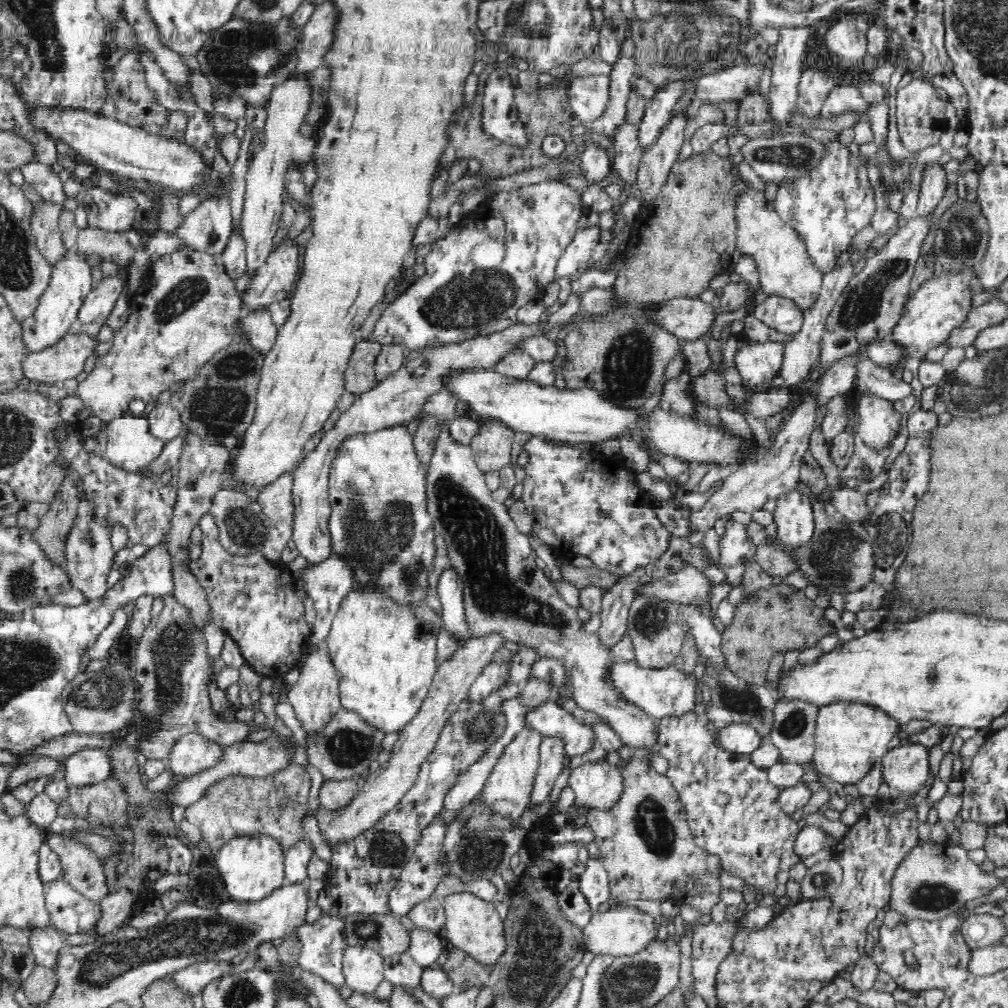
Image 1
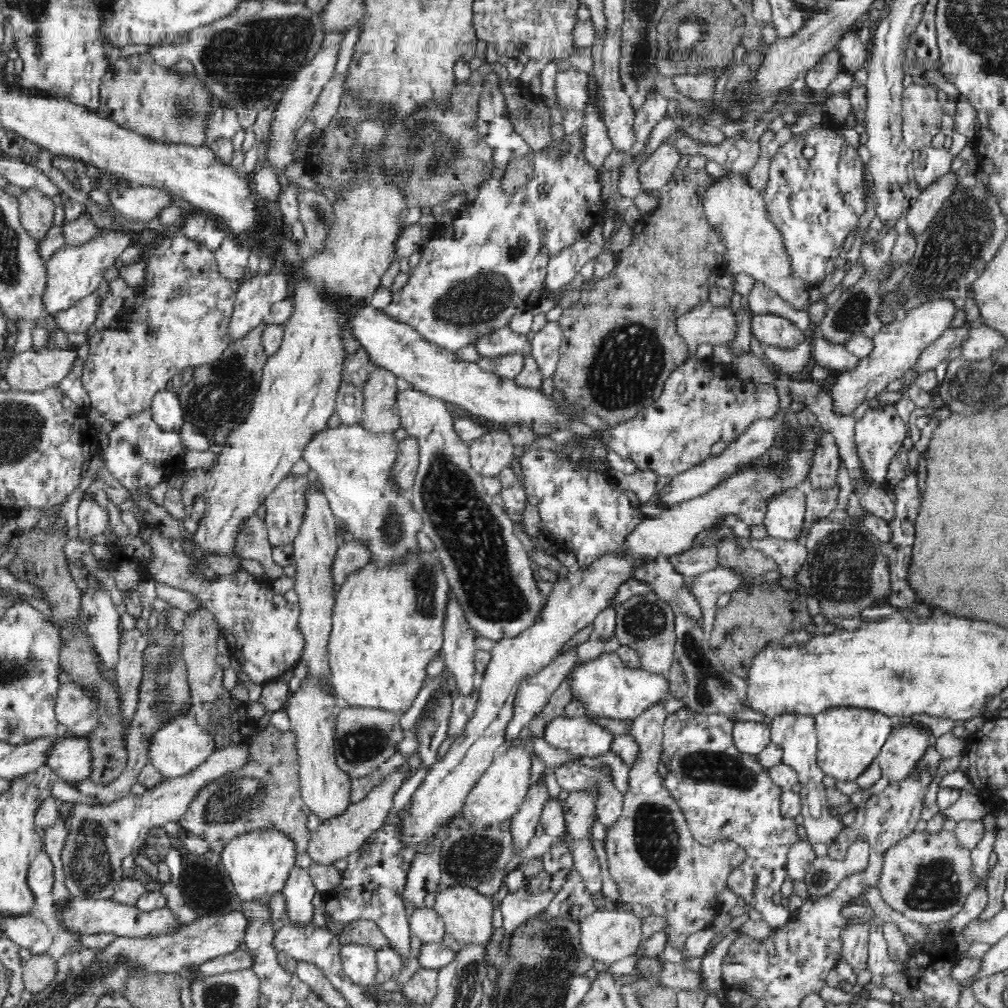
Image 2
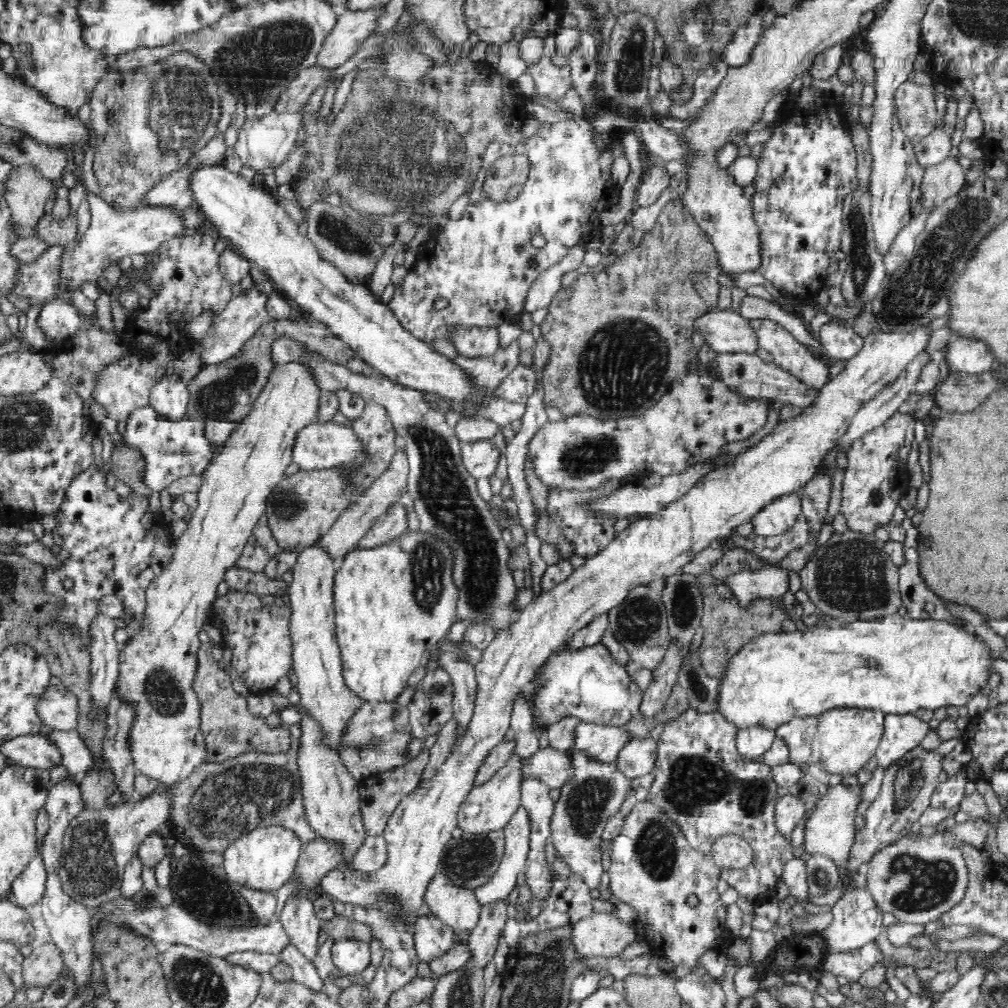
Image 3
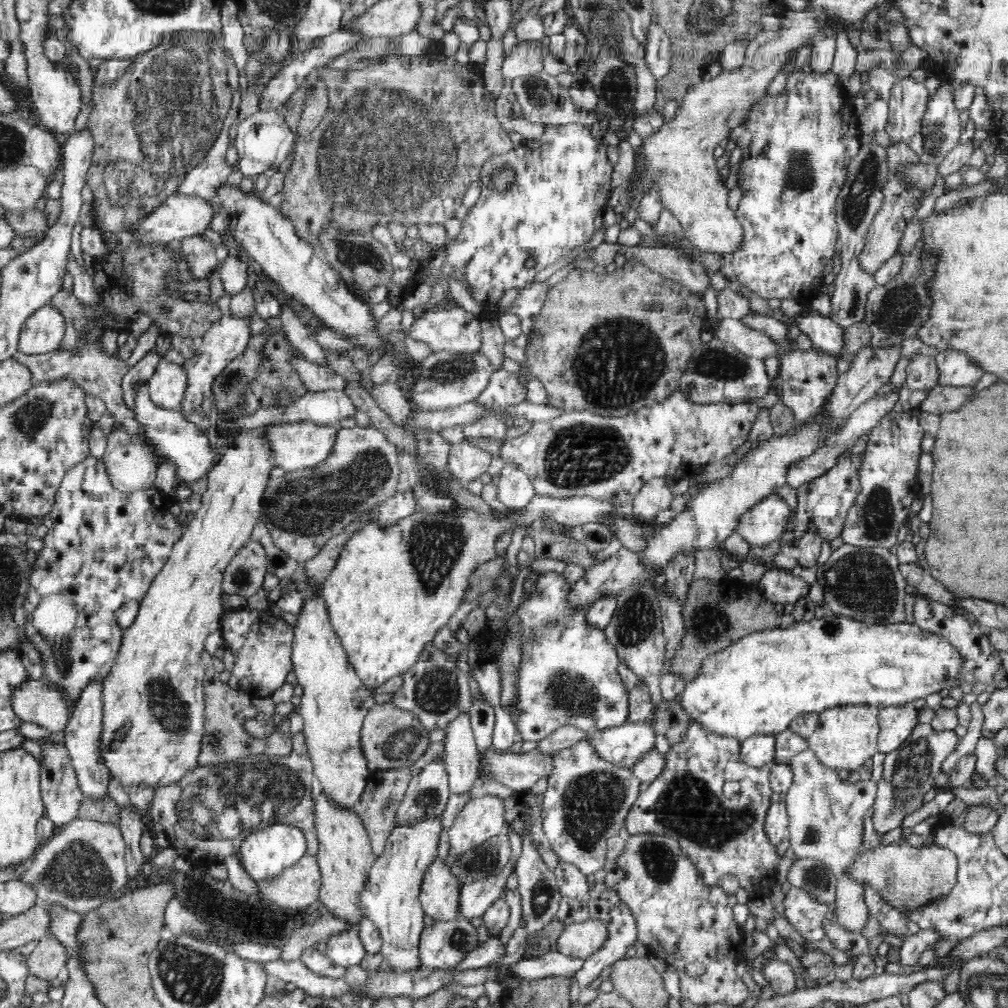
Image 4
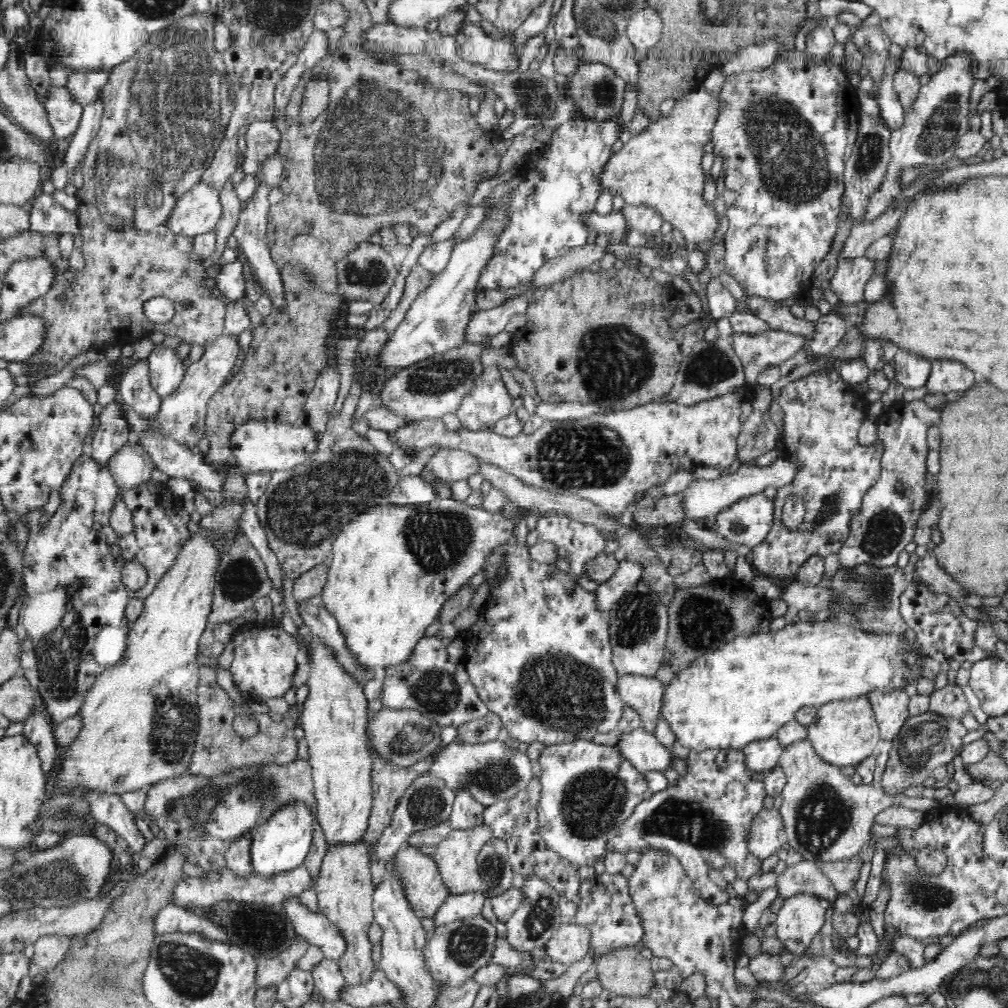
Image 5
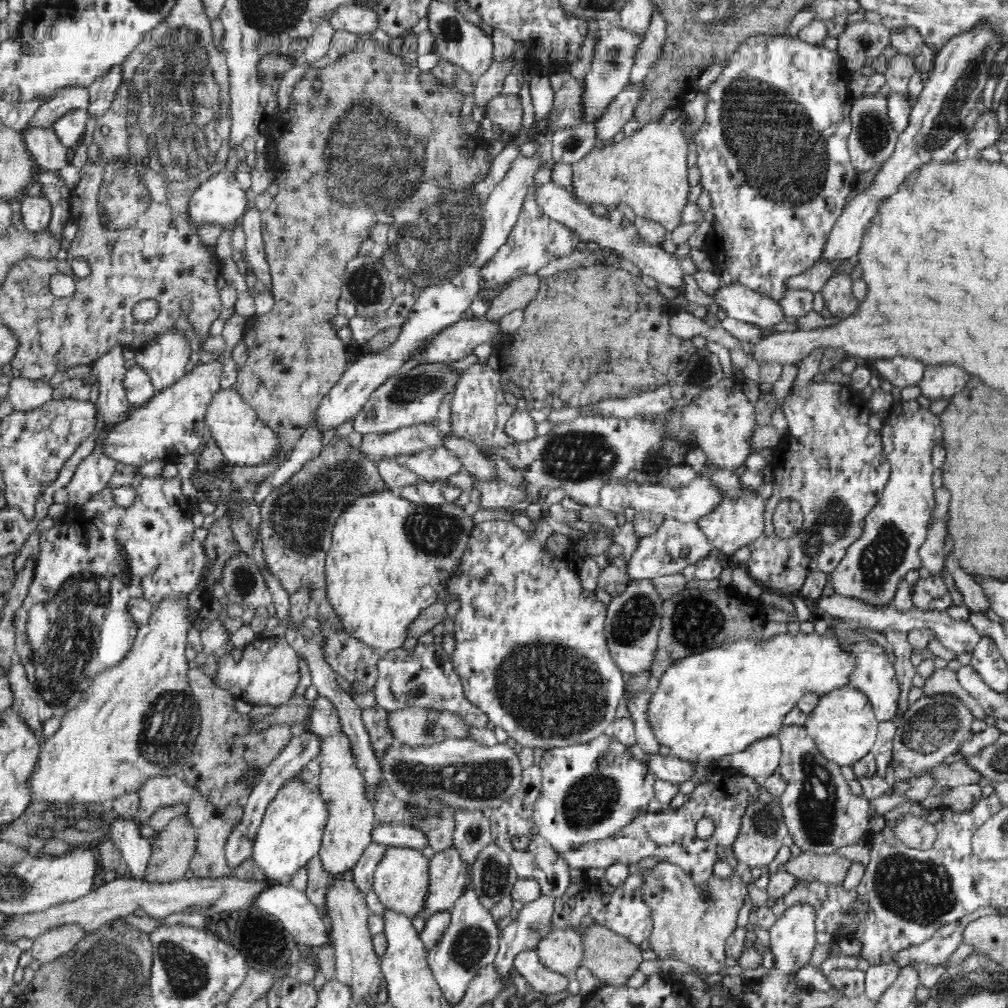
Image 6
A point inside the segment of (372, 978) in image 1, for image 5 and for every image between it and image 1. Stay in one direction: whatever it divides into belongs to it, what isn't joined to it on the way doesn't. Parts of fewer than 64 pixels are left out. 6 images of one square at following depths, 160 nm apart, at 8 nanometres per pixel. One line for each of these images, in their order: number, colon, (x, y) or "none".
2: (359, 961)
3: (351, 957)
4: (346, 949)
5: (316, 928)

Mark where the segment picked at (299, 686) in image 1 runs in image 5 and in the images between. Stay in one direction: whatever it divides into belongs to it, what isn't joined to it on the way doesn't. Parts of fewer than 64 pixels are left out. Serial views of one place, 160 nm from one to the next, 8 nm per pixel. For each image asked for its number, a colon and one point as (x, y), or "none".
2: (313, 709)
3: (330, 795)
4: (345, 856)
5: (344, 886)

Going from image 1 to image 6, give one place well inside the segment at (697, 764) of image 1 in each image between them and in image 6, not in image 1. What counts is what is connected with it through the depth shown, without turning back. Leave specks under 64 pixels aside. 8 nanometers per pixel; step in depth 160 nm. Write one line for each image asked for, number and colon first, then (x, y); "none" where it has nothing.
2: (725, 795)
3: (710, 790)
4: (715, 805)
5: (705, 819)
6: (723, 797)

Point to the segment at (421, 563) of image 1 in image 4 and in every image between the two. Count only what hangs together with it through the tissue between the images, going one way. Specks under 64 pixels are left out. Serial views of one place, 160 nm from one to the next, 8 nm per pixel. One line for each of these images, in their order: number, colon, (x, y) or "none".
2: (355, 466)
3: (323, 446)
4: (301, 445)

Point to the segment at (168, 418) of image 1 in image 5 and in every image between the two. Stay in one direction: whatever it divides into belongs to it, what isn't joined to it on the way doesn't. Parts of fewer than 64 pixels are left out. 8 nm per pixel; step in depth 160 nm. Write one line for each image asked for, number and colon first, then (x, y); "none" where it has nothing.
2: (166, 411)
3: (169, 398)
4: (167, 388)
5: (166, 370)

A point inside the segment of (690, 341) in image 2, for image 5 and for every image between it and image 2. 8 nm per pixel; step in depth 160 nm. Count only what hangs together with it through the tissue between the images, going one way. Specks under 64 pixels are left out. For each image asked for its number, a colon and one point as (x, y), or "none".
3: (726, 332)
4: (752, 343)
5: (757, 352)

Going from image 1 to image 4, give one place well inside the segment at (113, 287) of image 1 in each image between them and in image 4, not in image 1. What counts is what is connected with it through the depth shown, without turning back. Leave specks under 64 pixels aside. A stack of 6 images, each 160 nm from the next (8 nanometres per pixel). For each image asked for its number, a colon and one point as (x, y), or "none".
2: (81, 316)
3: (61, 320)
4: (44, 331)

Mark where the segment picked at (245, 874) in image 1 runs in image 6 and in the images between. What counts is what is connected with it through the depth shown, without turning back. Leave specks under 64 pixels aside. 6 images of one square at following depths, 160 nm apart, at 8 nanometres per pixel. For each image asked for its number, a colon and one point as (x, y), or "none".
2: (258, 863)
3: (264, 860)
4: (267, 852)
5: (282, 843)
6: (291, 833)

